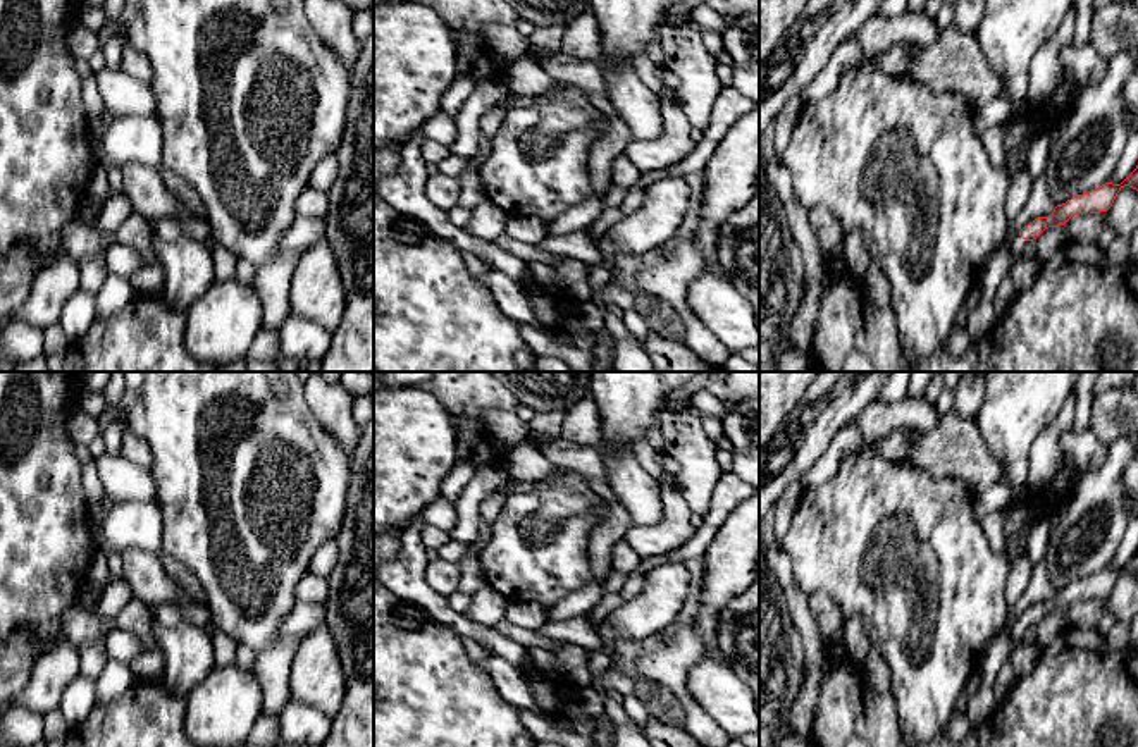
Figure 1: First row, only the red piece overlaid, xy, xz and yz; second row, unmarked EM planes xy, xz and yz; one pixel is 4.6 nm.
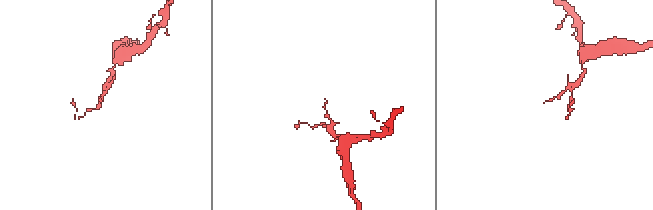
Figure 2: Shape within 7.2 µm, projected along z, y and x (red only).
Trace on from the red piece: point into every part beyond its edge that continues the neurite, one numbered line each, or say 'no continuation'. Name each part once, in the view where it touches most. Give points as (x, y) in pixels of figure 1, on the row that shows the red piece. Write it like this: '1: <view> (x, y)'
1: yz (1018, 246)

